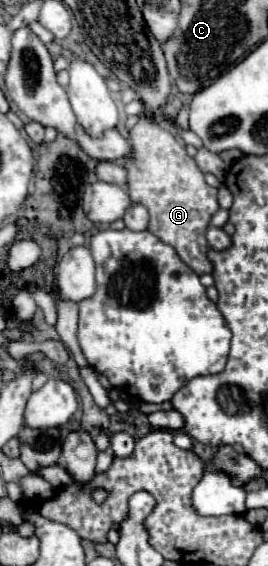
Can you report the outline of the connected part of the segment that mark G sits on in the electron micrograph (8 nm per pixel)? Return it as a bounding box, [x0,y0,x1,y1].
[125,118,219,274]

